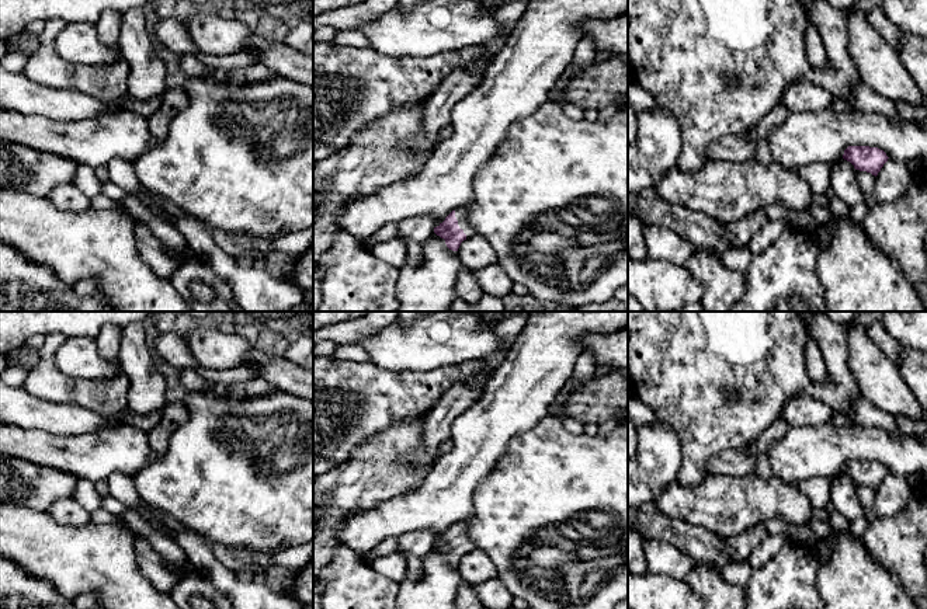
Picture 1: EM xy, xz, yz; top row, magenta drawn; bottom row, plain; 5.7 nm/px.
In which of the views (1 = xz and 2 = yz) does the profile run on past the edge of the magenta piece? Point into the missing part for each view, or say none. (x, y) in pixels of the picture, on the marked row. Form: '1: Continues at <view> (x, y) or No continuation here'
1: Continues at xz (461, 213)
2: No continuation here

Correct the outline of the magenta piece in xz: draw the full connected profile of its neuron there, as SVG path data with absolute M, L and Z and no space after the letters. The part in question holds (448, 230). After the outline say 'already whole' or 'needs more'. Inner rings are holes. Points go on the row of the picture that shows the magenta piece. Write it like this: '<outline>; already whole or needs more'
M465 206L452 210L442 223L434 227L434 233L445 240L449 250L458 251L461 243L476 236L476 230L468 223Z; needs more

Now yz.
M848 146L843 159L850 161L855 170L867 171L876 177L889 157L878 147Z; already whole

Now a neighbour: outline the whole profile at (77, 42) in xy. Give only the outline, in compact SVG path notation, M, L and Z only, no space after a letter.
M67 22L55 46L60 58L74 65L114 65L122 58L118 44L103 44L94 25L86 22Z

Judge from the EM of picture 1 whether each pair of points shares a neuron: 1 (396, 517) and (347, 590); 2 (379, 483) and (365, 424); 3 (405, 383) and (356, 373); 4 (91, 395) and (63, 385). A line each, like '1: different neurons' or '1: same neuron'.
1: different neurons
2: different neurons
3: same neuron
4: same neuron

